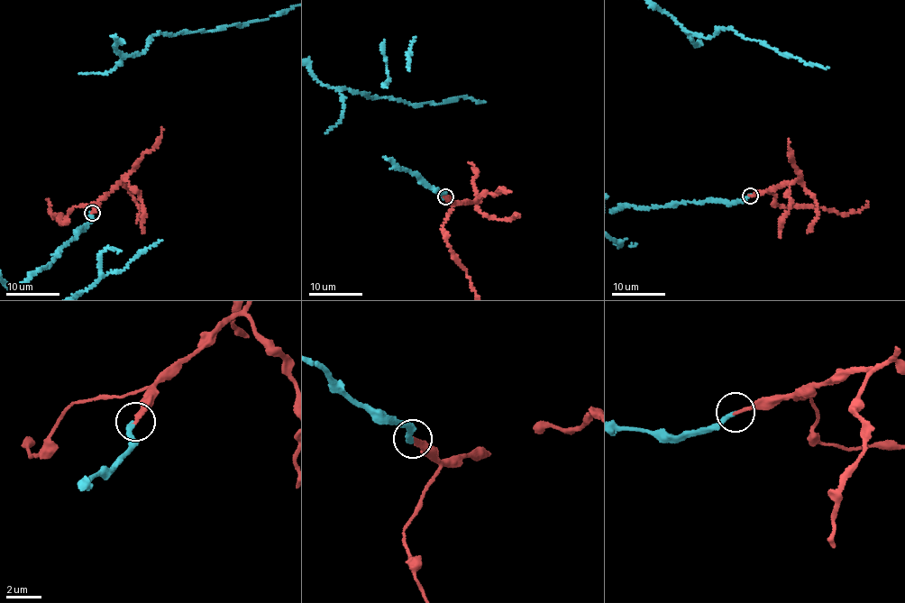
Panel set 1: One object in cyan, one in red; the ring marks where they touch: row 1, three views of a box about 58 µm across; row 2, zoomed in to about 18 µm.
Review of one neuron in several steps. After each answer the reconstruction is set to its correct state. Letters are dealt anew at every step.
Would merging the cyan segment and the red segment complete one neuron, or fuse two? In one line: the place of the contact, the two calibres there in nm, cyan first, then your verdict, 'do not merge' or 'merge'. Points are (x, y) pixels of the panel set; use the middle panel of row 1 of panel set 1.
(445, 196) | 260/240 nm | merge

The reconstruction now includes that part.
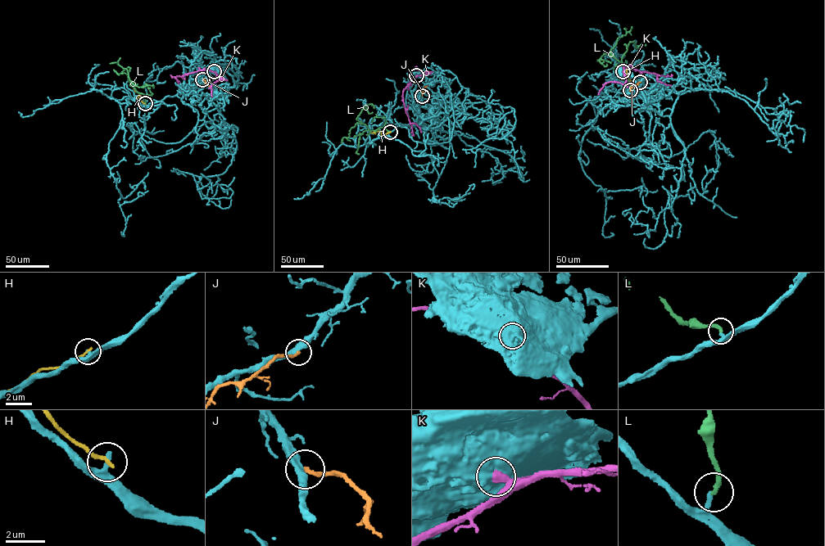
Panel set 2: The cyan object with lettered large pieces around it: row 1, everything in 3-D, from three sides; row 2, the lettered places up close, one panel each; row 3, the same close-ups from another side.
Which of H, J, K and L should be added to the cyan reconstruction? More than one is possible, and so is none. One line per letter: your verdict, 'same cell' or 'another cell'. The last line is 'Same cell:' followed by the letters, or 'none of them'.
H: another cell
J: another cell
K: another cell
L: same cell
Same cell: L

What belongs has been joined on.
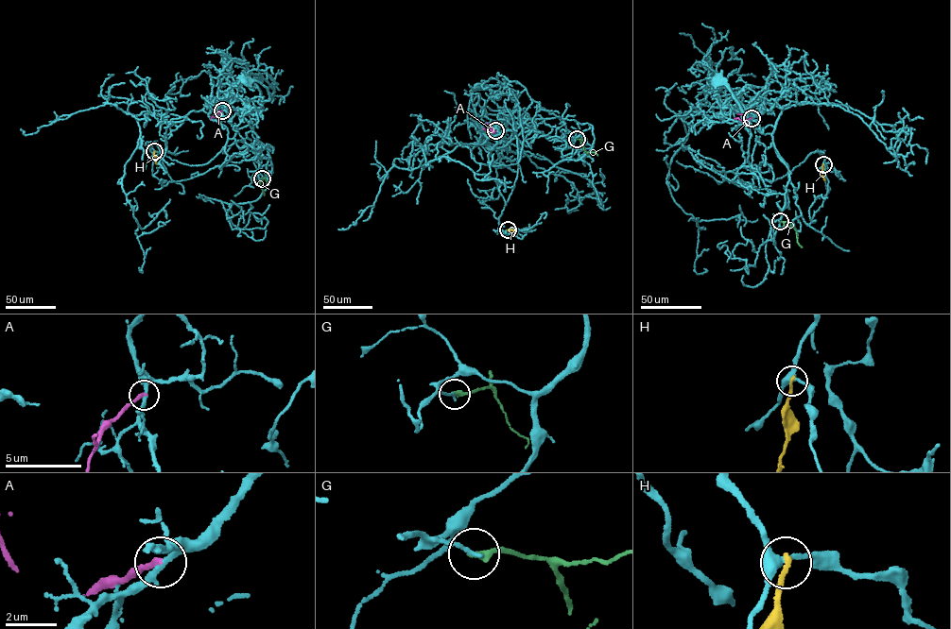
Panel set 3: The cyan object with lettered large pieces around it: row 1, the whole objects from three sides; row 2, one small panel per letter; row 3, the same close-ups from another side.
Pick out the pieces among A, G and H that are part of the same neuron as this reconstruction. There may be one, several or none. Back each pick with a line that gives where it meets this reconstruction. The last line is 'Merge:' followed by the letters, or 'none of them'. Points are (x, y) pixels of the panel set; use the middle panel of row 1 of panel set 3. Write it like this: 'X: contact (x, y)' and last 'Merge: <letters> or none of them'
G: contact (577, 139)
Merge: G

